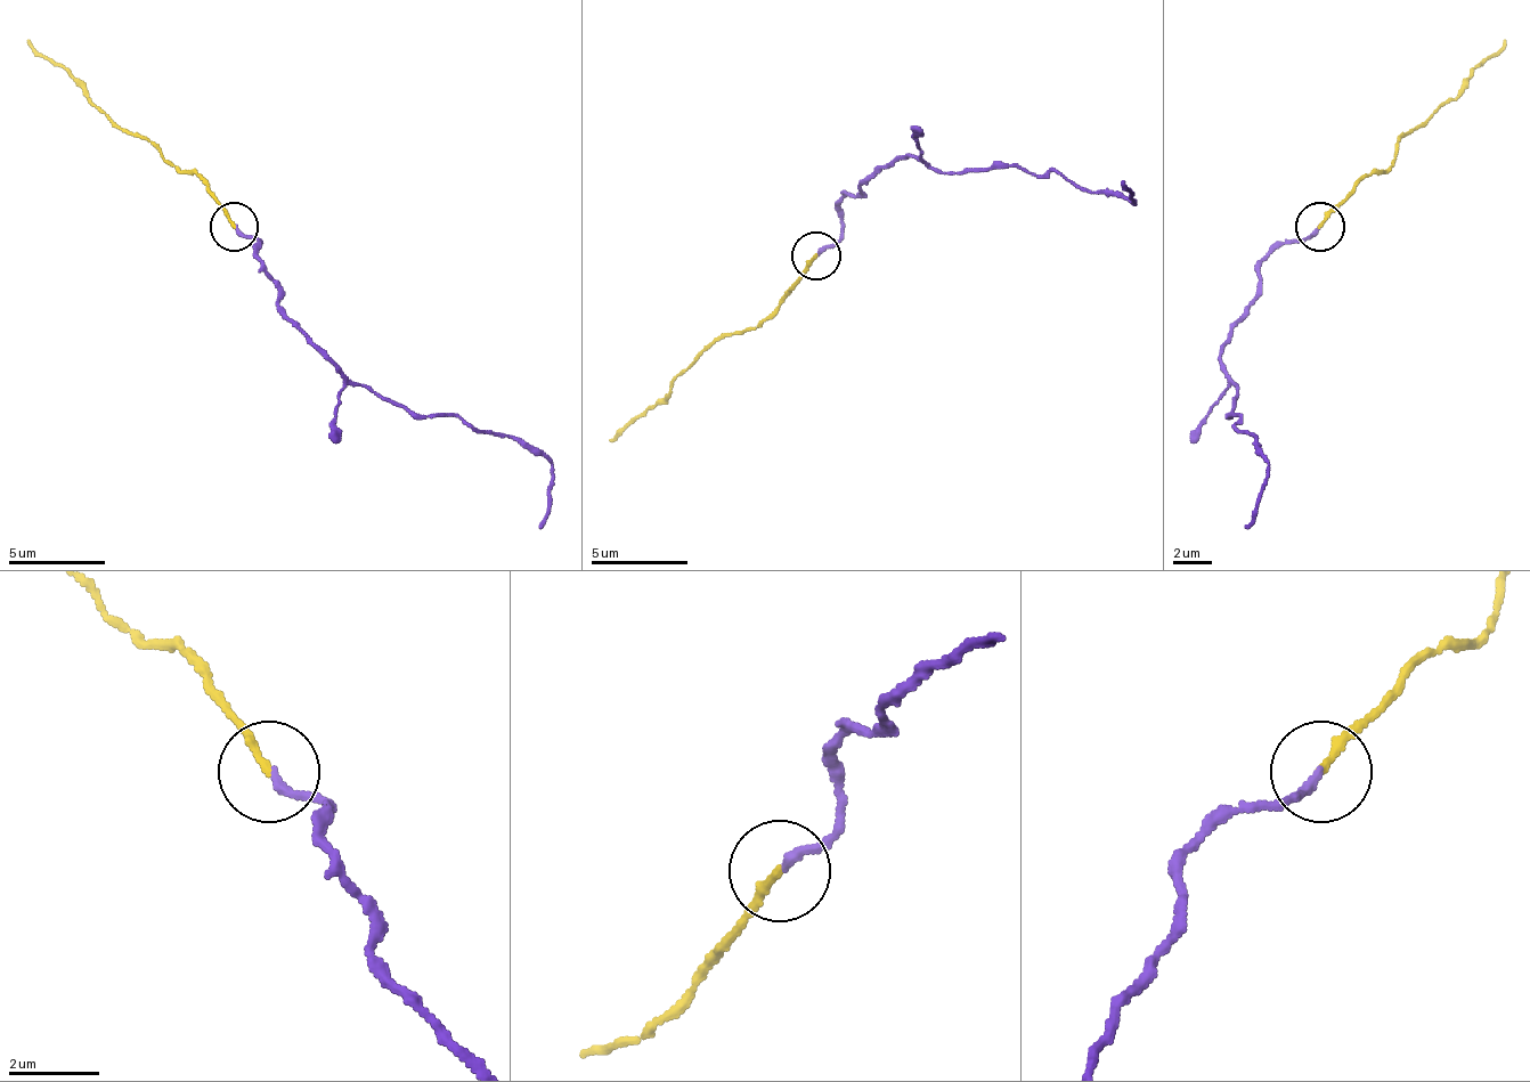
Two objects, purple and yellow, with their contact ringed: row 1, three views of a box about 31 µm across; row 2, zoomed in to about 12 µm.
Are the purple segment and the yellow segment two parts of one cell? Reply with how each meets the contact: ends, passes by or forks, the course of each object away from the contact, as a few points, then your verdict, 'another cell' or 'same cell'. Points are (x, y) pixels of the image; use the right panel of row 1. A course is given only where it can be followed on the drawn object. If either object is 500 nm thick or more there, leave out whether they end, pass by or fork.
purple ends there; yellow ends there; purple runs (1318, 227), (1260, 267), (1255, 306), (1221, 349), (1236, 383), (1231, 417), (1255, 437), (1266, 465), (1245, 529); yellow runs (1318, 227), (1367, 175), (1382, 175), (1401, 140), (1410, 135), (1503, 38); same cell

